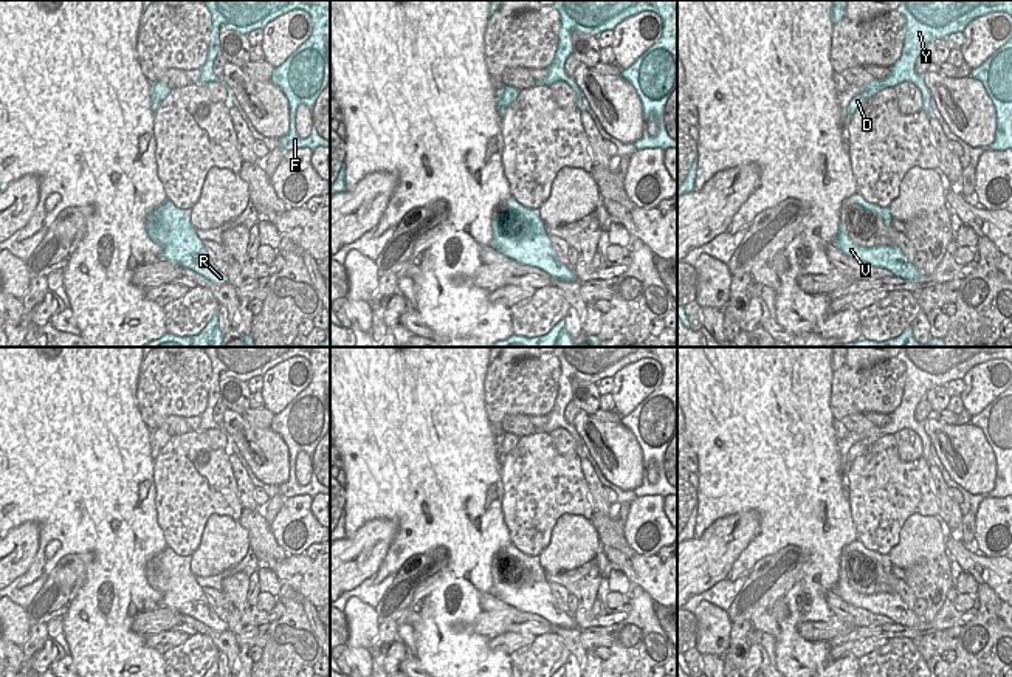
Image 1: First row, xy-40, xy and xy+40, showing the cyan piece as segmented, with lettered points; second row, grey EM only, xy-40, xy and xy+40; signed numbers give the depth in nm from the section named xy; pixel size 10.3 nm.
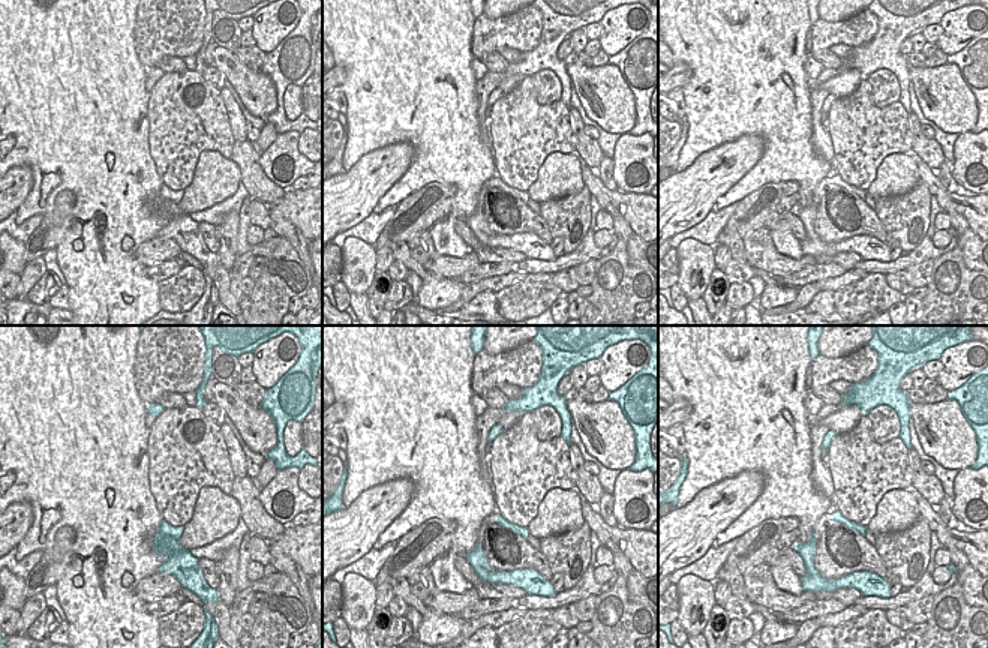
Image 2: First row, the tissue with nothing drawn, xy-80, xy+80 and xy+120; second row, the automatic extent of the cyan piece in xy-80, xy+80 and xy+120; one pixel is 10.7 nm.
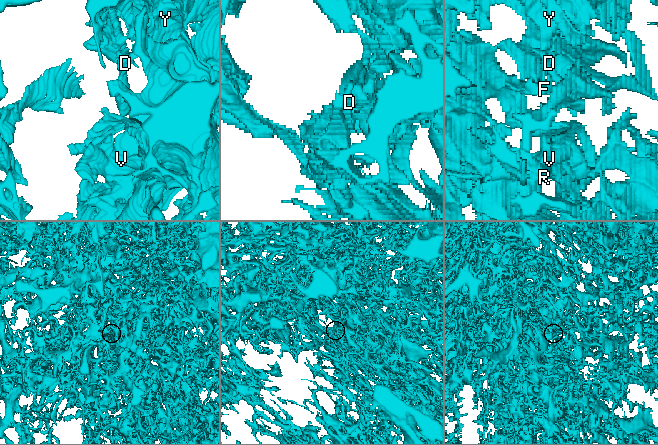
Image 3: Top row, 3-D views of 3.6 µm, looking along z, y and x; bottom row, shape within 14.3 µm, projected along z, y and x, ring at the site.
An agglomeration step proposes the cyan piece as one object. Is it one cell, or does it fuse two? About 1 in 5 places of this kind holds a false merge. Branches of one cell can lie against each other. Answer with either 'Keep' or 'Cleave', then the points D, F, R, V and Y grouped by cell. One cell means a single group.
Cleave. Groups: D / F R V Y

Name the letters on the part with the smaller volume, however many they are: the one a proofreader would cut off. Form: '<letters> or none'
D

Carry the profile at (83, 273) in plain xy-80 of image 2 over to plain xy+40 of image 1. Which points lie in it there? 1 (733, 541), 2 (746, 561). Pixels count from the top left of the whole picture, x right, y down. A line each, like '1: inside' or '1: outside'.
1: outside
2: inside

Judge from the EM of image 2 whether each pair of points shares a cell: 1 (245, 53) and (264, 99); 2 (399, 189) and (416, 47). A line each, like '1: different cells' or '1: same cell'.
1: different cells
2: same cell

